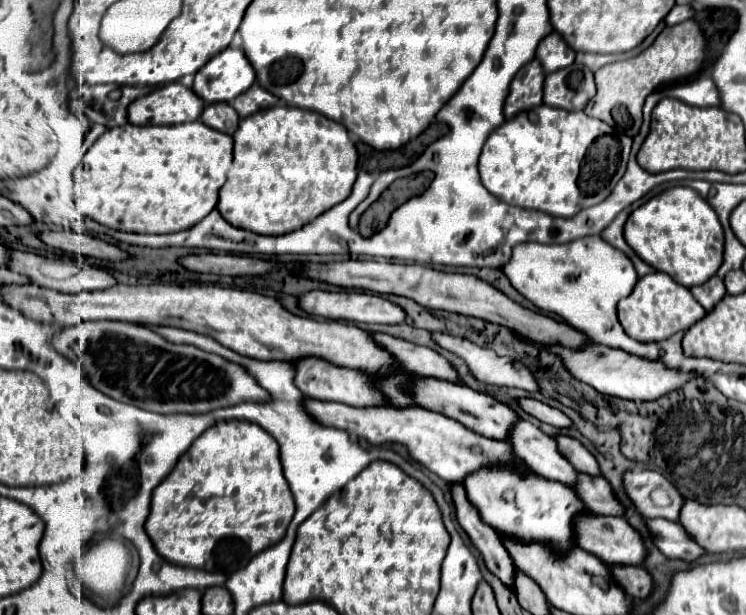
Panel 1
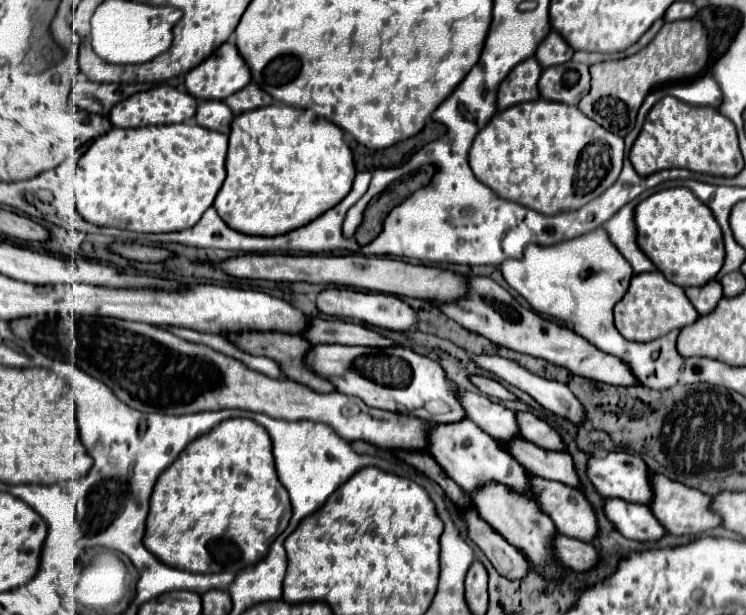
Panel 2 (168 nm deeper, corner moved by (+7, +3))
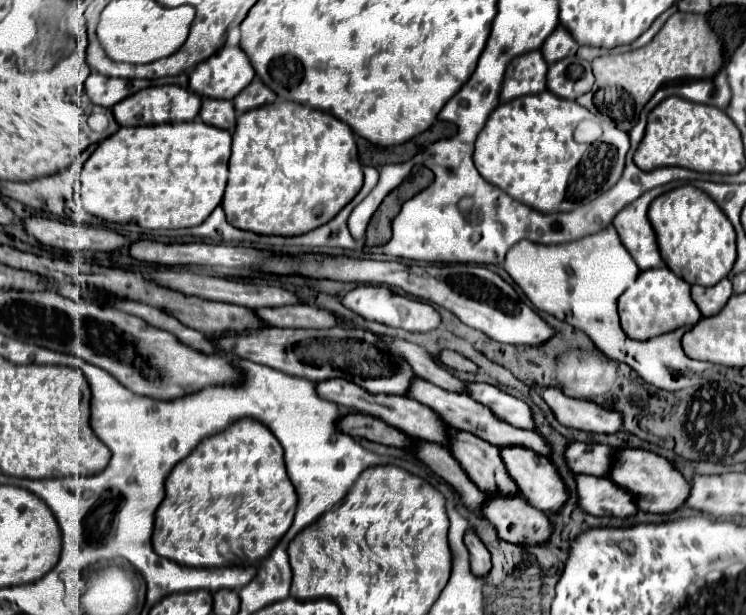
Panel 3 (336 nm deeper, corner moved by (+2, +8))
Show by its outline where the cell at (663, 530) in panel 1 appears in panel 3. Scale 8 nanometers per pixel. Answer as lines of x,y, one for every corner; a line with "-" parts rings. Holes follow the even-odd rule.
574,474
576,480
576,494
578,506
594,516
618,516
626,518
636,514
634,498
630,492
620,490
608,478
588,476
588,474

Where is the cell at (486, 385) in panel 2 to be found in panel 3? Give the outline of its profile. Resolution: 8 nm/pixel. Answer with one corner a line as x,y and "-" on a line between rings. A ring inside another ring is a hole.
442,350
442,352
438,354
438,362
442,362
442,364
448,366
448,368
454,368
454,370
478,372
478,366
474,366
474,362
470,362
468,358
464,358
462,354
452,352
452,350

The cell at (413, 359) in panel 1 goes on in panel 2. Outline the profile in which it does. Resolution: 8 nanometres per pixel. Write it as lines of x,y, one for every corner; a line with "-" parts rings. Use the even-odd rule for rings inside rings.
311,319
311,329
305,333
305,339
311,343
341,343
341,345
361,345
361,347
377,347
389,349
397,347
389,337
371,331
359,323
347,323
339,319

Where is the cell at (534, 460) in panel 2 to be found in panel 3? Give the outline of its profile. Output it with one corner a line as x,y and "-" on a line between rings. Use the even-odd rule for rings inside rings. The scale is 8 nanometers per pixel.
414,376
414,378
412,378
410,390
408,390
408,398
418,400
420,404
432,408
432,410
438,414
438,418
442,418
446,424
458,426
460,430
470,430
472,434
478,434
478,438
486,438
488,442
494,442
494,446
498,446
498,448
506,446
506,442
518,442
518,444
522,444
522,446
530,446
530,450
538,450
538,454
550,456
550,446
548,446
548,442
546,442
540,434
536,434
534,430
514,428
514,426
510,426
508,422
498,420
490,410
486,410
486,406
474,402
472,398
468,398
468,396
464,396
464,394
458,394
458,392
444,390
444,388
432,384
432,382
428,382
428,380
420,378
420,376

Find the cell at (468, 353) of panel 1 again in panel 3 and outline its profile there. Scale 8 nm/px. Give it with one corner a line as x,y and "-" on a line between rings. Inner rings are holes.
554,388
542,390
544,402
552,408
560,424
576,430
596,432
596,434
614,434
622,430
622,414
616,410
602,408
596,402
574,402
566,394
558,394

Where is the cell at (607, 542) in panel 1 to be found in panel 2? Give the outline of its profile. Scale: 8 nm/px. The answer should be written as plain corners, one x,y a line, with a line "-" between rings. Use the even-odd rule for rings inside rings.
535,479
537,503
545,511
561,535
593,543
599,537
599,523
591,503
579,489
567,487
557,481

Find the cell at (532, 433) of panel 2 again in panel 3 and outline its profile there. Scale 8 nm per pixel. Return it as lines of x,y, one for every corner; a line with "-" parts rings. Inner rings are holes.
466,382
466,394
474,398
476,402
484,404
486,408
490,408
500,420
510,422
516,428
526,428
526,430
534,428
534,420
532,420
528,404
502,392
500,388
490,386
490,384

